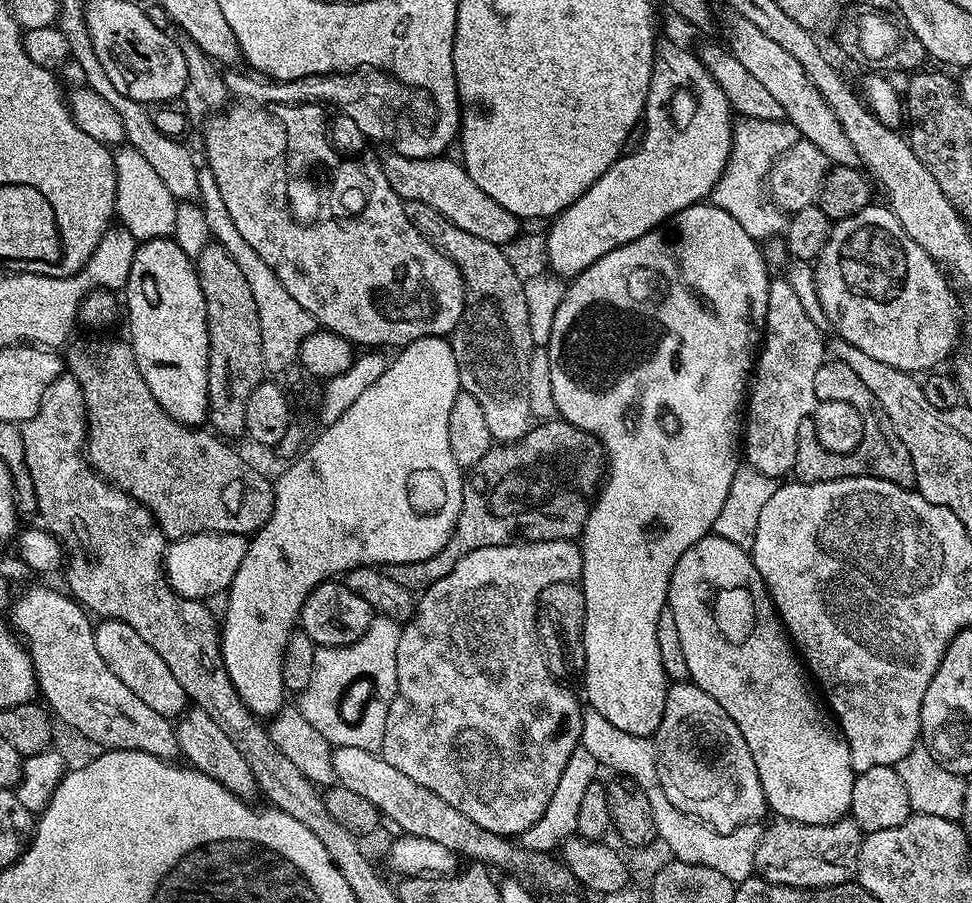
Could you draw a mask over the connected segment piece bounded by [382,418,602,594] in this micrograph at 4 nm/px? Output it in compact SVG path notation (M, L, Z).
M559 418L545 419L529 427L520 440L511 444L493 446L486 455L467 473L464 482L462 510L456 519L456 528L437 556L422 558L422 562L402 562L383 565L382 571L414 594L423 594L438 578L446 578L450 570L466 554L482 550L486 546L504 544L504 538L520 532L528 534L528 540L576 540L584 531L590 501L602 480L602 448L591 435L585 434L573 424Z

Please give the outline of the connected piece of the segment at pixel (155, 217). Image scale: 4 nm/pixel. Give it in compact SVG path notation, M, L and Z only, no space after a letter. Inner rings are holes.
M117 147L114 155L116 158L115 219L137 242L171 237L177 201L172 198L161 178L158 178L156 170L134 147Z

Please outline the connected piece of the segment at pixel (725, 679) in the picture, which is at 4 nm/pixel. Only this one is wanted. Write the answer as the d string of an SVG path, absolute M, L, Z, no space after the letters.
M715 534L694 542L694 546L678 558L678 566L674 566L666 607L674 614L674 623L678 625L688 680L706 690L706 694L734 718L734 726L742 730L742 738L746 738L746 746L750 746L750 754L754 754L754 766L758 766L758 778L769 809L773 813L776 811L779 819L803 824L832 824L845 819L852 806L852 787L857 778L852 770L848 744L826 711L777 616L772 597L756 572L749 549L726 542L726 538Z

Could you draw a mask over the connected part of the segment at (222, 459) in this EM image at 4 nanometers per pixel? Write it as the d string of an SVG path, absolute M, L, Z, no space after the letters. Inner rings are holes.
M73 339L67 345L66 351L68 353L65 351L62 359L67 371L78 382L78 386L82 386L82 398L84 399L86 414L88 415L86 455L88 463L92 465L92 468L99 476L103 476L109 484L115 484L126 495L132 496L141 506L148 509L148 513L156 519L156 525L164 531L165 537L169 541L181 540L184 536L193 536L199 532L225 532L226 534L248 536L264 527L264 523L271 518L272 511L274 510L274 494L276 493L276 489L271 479L263 477L253 467L242 462L237 449L233 445L228 445L231 443L225 442L215 431L207 430L208 432L203 432L205 430L203 427L179 424L174 418L170 418L170 414L166 414L166 410L162 410L162 406L158 406L154 394L150 394L150 386L146 386L146 378L142 378L142 370L138 370L138 362L132 353L132 345L127 339L75 340Z

